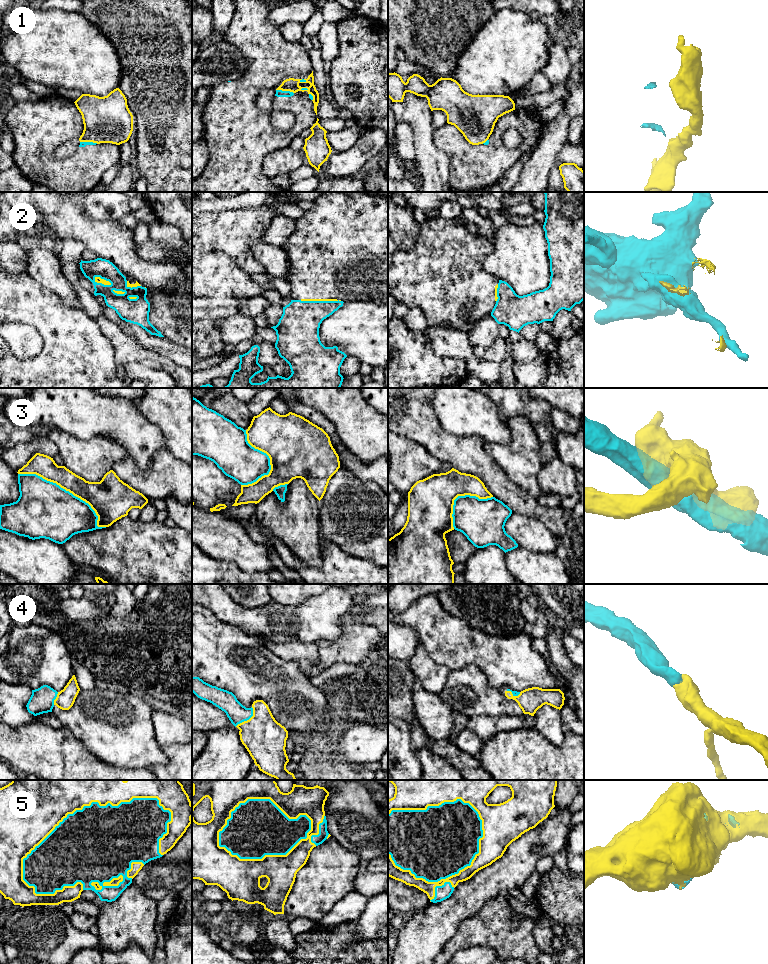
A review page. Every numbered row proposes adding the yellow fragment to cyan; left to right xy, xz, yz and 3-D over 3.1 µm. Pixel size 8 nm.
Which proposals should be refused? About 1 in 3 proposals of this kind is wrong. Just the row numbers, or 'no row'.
1, 2, 3

